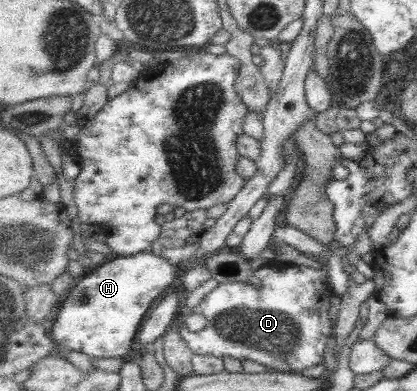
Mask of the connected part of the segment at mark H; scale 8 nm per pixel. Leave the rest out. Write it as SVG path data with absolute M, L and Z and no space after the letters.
M144 252L131 256L118 256L105 264L91 267L77 279L70 294L61 299L62 303L56 321L52 327L52 336L65 348L87 354L93 358L125 358L135 350L136 334L141 326L145 312L151 304L165 294L175 282L175 266L170 260L153 252Z

